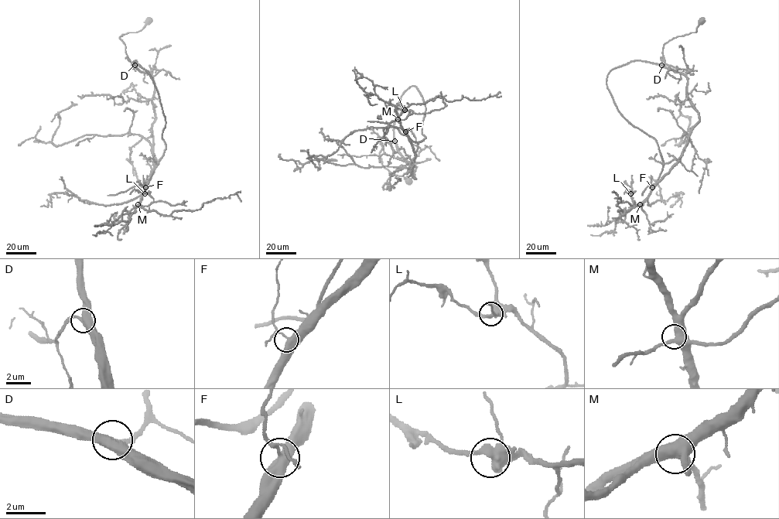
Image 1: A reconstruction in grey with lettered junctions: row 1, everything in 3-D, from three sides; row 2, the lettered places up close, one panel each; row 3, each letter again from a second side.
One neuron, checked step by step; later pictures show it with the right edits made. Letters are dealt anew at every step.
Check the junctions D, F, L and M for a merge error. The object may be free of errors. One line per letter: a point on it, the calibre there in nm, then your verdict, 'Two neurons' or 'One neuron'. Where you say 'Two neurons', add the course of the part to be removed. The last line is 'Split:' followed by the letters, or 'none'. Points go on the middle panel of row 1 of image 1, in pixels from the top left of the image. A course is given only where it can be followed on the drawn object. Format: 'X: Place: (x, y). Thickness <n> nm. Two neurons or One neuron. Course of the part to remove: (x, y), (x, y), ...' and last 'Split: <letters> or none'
D: Place: (394, 141). Thickness 440 nm. One neuron
F: Place: (405, 131). Thickness 420 nm. One neuron
L: Place: (404, 110). Thickness 400 nm. One neuron
M: Place: (398, 119). Thickness 460 nm. One neuron
Split: none

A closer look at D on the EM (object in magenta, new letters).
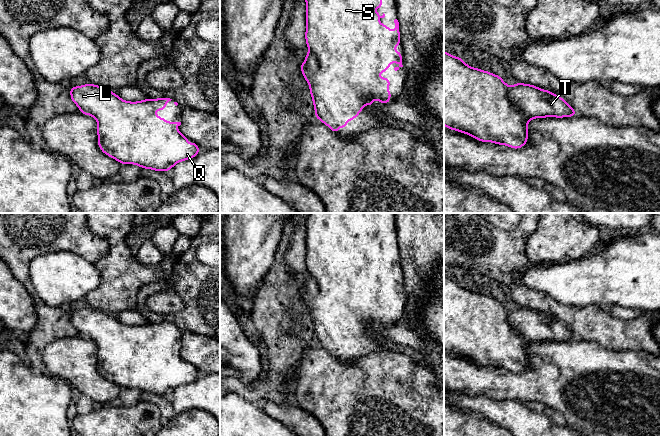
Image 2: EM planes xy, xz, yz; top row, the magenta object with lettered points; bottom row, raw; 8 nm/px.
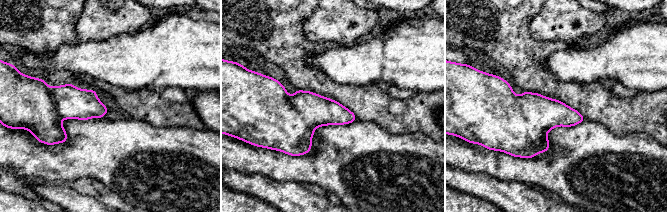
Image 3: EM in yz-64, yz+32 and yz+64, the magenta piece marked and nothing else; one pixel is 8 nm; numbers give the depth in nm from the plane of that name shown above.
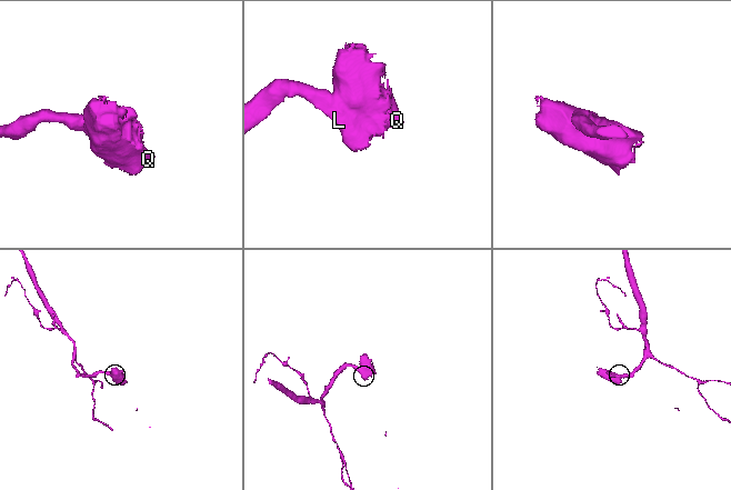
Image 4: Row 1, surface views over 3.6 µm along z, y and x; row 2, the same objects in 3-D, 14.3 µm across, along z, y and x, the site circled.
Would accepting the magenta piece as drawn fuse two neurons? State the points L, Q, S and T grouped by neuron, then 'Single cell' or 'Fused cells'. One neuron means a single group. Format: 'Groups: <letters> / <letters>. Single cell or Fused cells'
Groups: L Q S T. Single cell

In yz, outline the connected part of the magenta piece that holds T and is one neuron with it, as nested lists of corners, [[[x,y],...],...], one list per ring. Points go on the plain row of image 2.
[[[444,275],[444,349],[482,366],[514,373],[527,365],[528,346],[534,342],[572,341],[576,335],[563,322],[534,309],[508,310],[500,300],[468,290],[460,281]]]

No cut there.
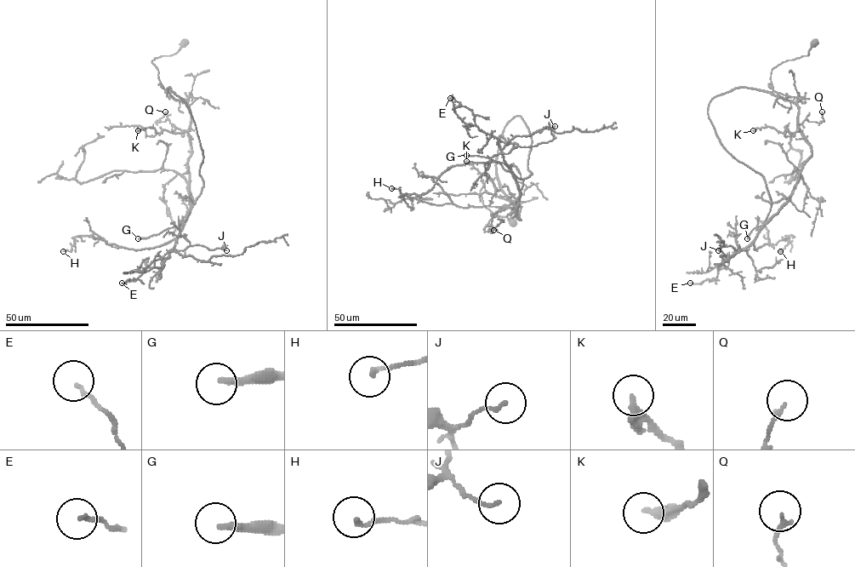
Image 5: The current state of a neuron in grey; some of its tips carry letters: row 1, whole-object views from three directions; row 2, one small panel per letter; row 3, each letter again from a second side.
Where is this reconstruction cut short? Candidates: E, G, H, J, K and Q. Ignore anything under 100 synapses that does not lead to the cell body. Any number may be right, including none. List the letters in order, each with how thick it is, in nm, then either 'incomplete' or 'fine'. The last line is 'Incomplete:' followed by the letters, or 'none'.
E: 140 nm thick; fine
G: 260 nm thick; incomplete
H: 150 nm thick; fine
J: 130 nm thick; fine
K: 280 nm thick; fine
Q: 160 nm thick; fine
Incomplete: G

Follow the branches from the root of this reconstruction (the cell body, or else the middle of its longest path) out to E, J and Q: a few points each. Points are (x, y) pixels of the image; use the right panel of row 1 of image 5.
E: (814, 42), (771, 74), (769, 92), (797, 106), (812, 151), (790, 197), (715, 278), (690, 283)
J: (814, 42), (807, 55), (772, 69), (769, 92), (797, 106), (812, 156), (790, 197), (745, 250), (718, 250)
Q: (814, 42), (807, 55), (772, 69), (769, 92), (797, 106), (796, 131), (806, 119), (823, 121), (822, 111)

